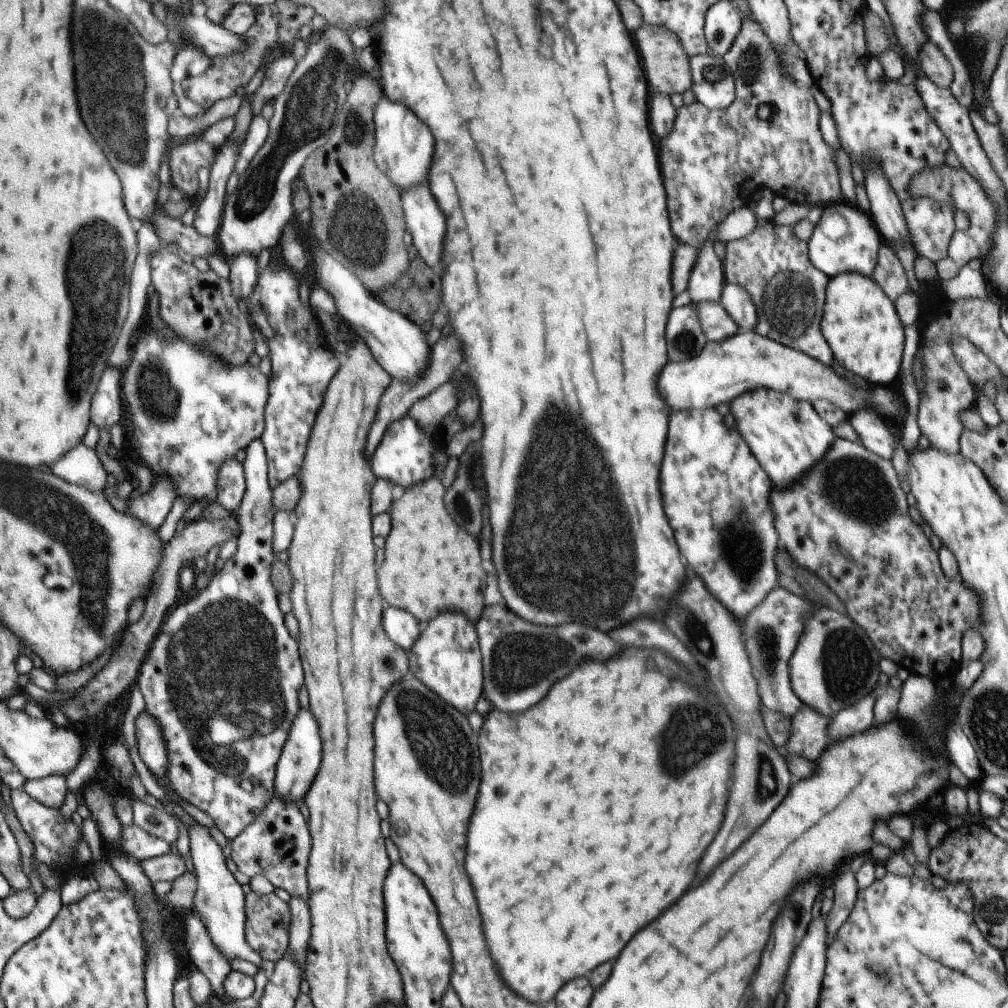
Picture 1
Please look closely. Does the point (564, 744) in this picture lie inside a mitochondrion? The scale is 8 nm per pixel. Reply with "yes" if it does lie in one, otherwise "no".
no

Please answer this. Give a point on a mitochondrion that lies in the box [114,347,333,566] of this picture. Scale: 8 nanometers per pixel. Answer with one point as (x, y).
(151, 394)

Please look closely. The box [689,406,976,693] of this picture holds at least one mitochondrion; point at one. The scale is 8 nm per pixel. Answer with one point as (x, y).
(857, 488)

